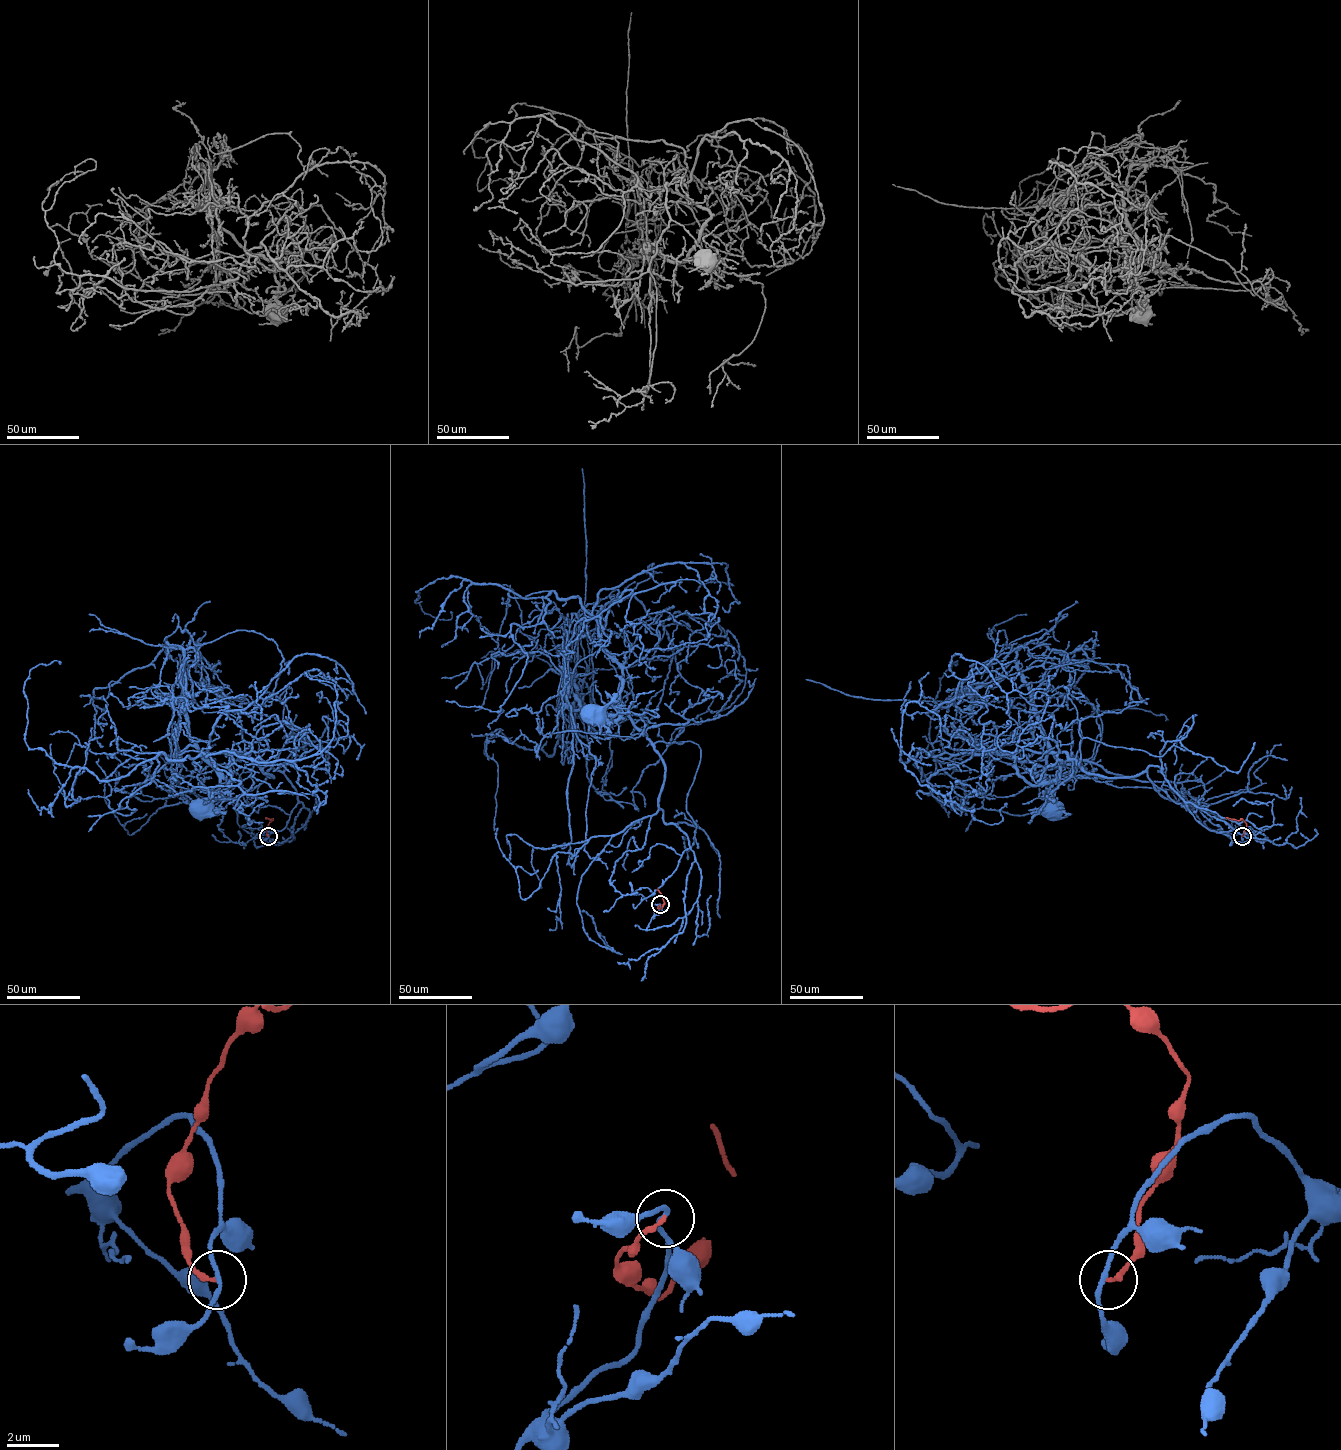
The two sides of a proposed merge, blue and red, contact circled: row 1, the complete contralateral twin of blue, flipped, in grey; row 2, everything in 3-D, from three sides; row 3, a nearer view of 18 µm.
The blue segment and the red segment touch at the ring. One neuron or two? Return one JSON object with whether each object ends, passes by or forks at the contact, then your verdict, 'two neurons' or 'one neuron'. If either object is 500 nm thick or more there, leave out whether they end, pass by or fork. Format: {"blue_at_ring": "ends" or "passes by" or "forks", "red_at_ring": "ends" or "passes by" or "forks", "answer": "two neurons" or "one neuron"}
{"blue_at_ring": "passes by", "red_at_ring": "ends", "answer": "two neurons"}

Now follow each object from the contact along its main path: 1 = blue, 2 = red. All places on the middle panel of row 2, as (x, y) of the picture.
1: (660, 905), (648, 929), (686, 916), (701, 878), (687, 836), (663, 819), (665, 764), (638, 716), (593, 716)
2: (660, 904), (660, 909), (664, 903), (657, 888)

